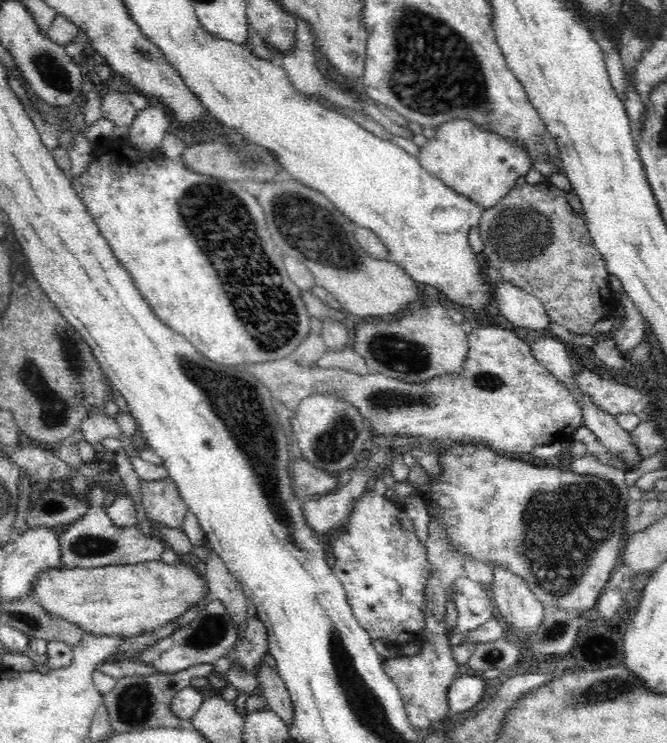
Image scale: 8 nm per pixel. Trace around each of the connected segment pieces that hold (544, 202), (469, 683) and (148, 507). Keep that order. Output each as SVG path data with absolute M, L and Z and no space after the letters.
M546 181L518 185L495 204L486 209L479 220L484 239L486 262L494 266L504 281L538 297L552 321L567 328L571 333L588 336L592 326L599 320L614 316L619 302L614 298L608 283L606 261L595 247L585 219L580 218L566 200L567 192Z
M475 676L456 677L448 691L448 704L451 712L464 712L476 706L484 694L484 681Z
M170 478L141 482L143 507L152 528L158 524L167 528L182 529L189 506Z

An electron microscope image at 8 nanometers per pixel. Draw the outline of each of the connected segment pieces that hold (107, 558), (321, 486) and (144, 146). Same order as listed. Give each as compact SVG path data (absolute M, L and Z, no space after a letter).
M91 506L89 512L82 516L77 522L66 526L59 536L60 556L62 564L60 567L103 567L106 565L125 565L150 562L150 560L161 560L162 552L166 550L164 540L154 536L147 536L139 528L119 528L108 517L106 509Z
M305 459L292 460L291 478L296 498L303 501L313 495L327 495L339 484L339 474L317 468Z
M164 105L148 106L144 110L140 110L136 116L134 123L129 128L129 141L140 151L153 151L160 149L160 142L168 132L174 129L170 112L167 112Z

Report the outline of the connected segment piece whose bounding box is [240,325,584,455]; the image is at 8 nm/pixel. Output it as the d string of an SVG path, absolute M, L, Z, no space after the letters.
M475 327L467 334L468 352L462 372L442 373L426 382L407 383L383 374L365 375L348 372L341 368L302 367L293 357L244 363L241 368L250 371L261 380L273 394L291 411L307 396L318 393L336 393L341 400L354 405L364 417L367 426L378 434L394 436L410 435L428 438L438 447L448 443L472 443L484 445L498 454L529 454L535 446L550 442L570 441L574 431L583 424L583 408L576 402L571 392L554 376L548 368L540 364L531 353L530 345L520 339L516 330L501 327Z

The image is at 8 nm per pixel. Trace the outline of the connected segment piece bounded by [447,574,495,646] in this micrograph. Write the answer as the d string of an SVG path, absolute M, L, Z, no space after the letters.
M463 574L452 582L447 597L455 601L458 611L457 625L447 633L449 643L466 645L466 636L486 624L494 616L494 602L482 586Z

